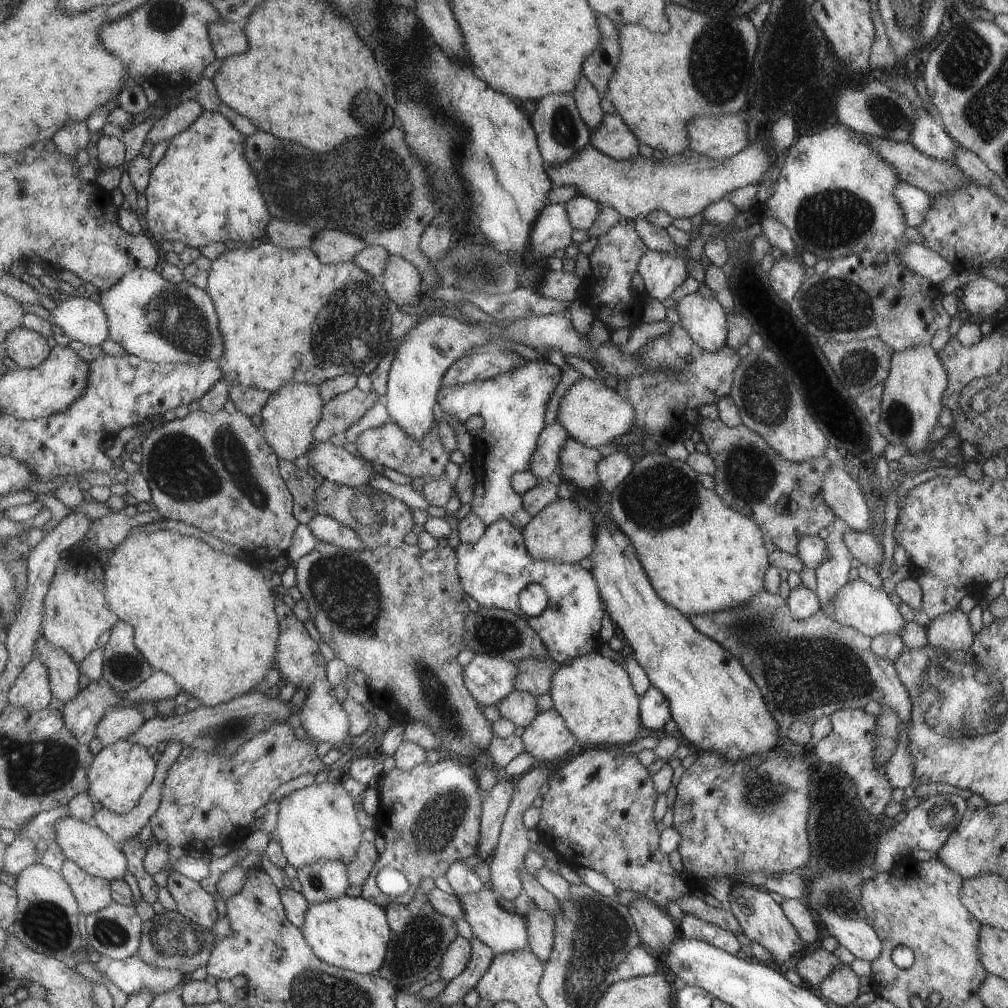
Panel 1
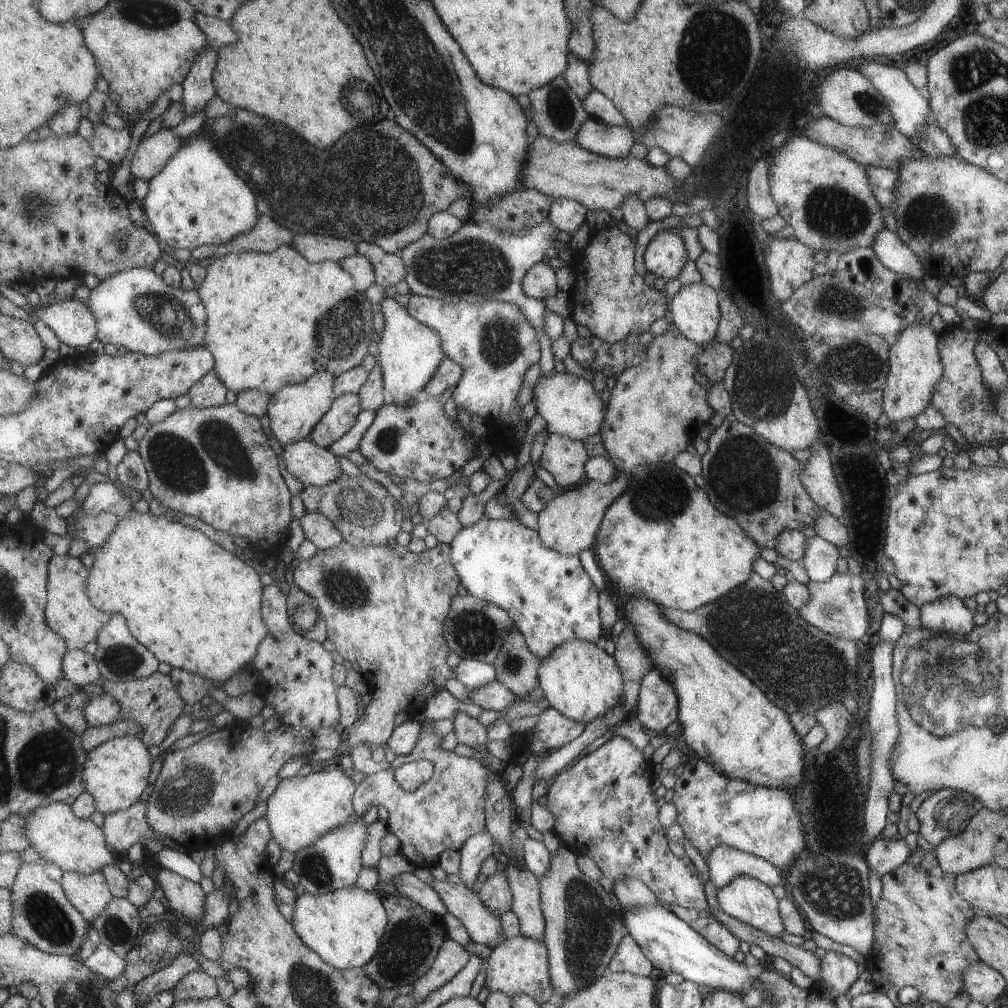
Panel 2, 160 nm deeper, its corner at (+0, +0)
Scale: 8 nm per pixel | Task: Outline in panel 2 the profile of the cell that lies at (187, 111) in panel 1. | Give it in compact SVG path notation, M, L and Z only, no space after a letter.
M211 46L195 59L183 86L183 102L187 118L189 115L202 111L205 104L215 96L214 70L218 63L218 49Z

